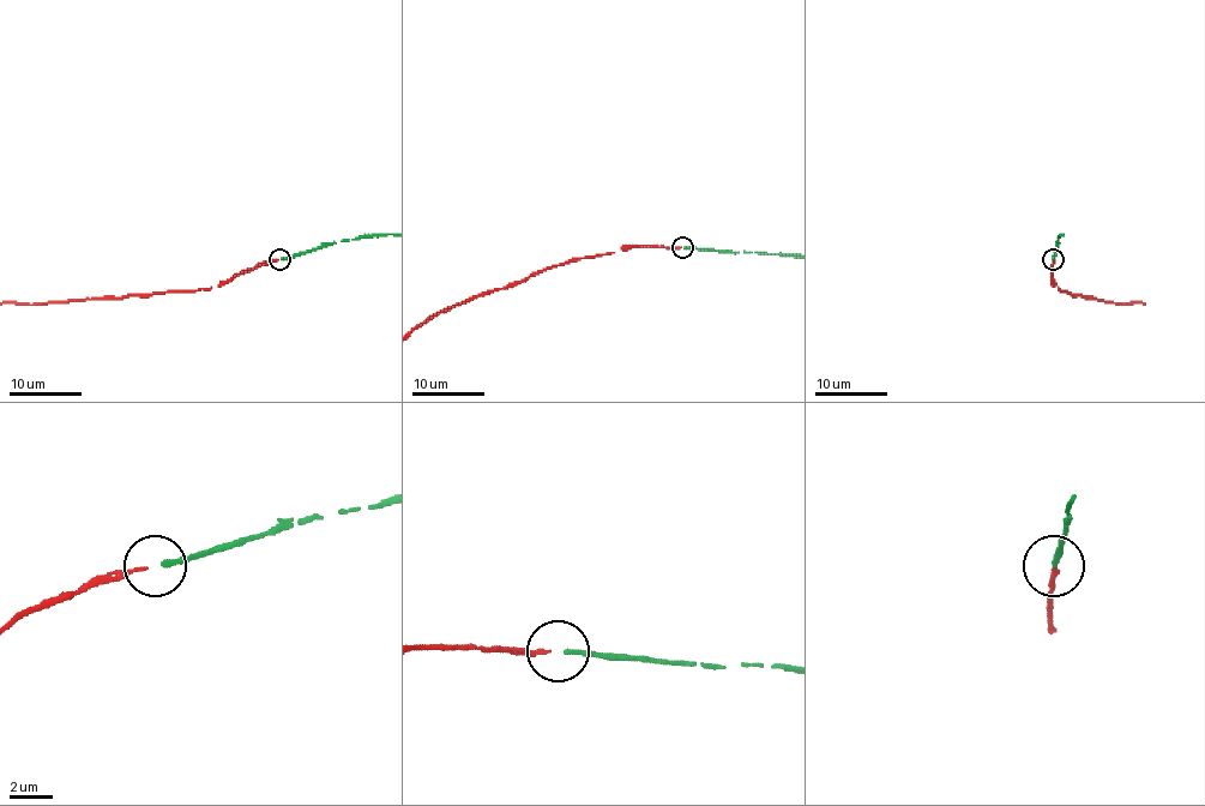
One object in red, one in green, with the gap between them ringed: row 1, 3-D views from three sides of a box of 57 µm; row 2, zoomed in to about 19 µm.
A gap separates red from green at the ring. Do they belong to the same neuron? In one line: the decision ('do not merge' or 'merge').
merge

